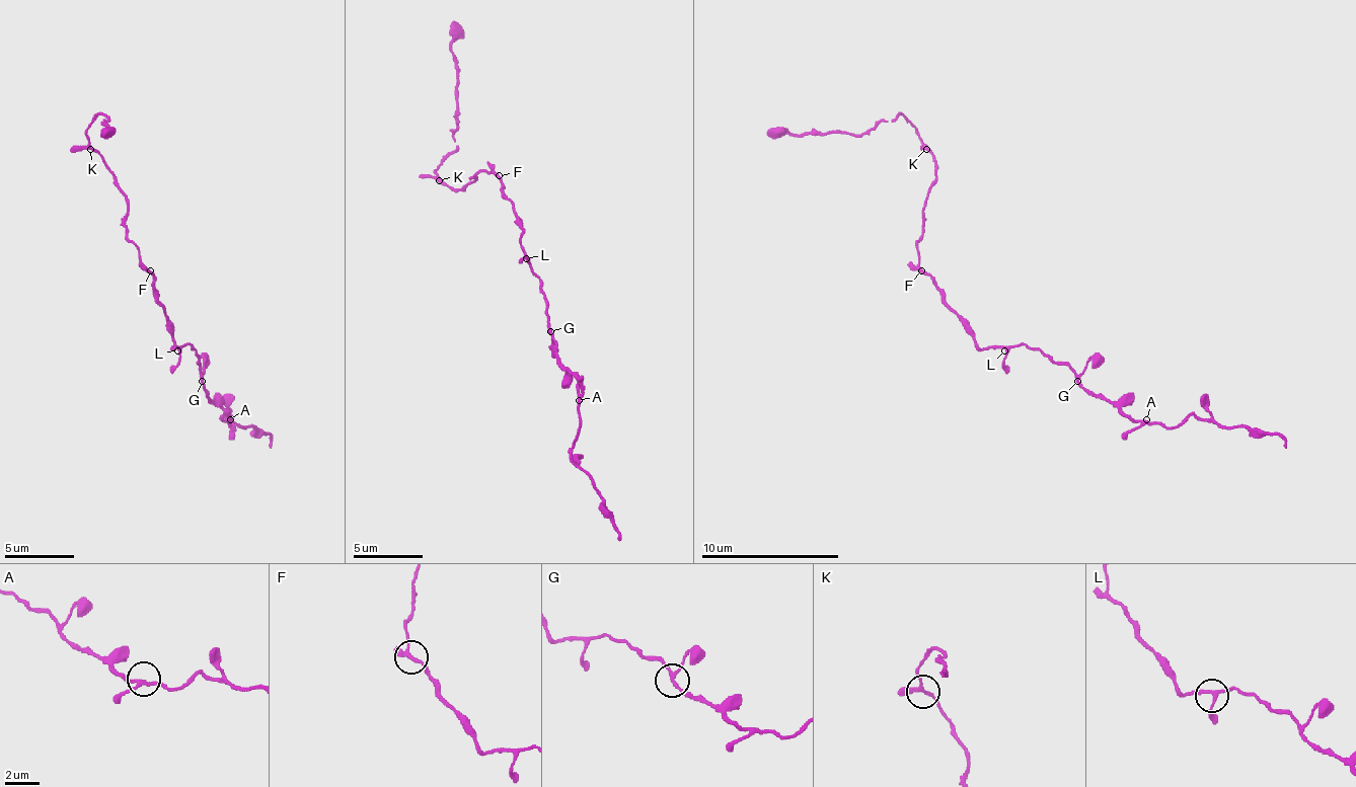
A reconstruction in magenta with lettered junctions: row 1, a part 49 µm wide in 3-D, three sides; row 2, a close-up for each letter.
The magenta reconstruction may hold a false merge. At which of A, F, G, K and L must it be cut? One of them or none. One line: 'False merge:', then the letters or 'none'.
False merge: none

